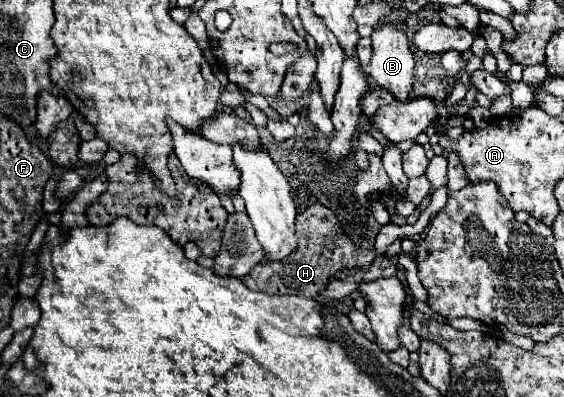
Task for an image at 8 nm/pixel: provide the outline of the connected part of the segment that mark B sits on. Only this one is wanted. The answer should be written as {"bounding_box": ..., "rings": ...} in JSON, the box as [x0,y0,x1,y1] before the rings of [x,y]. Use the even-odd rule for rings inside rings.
{"bounding_box":[368,23,414,101],"rings":[[[378,23],[372,33],[372,61],[368,65],[368,75],[370,79],[392,93],[398,101],[408,101],[412,93],[412,77],[414,77],[414,55],[408,43],[408,37],[396,29],[392,23]]]}

